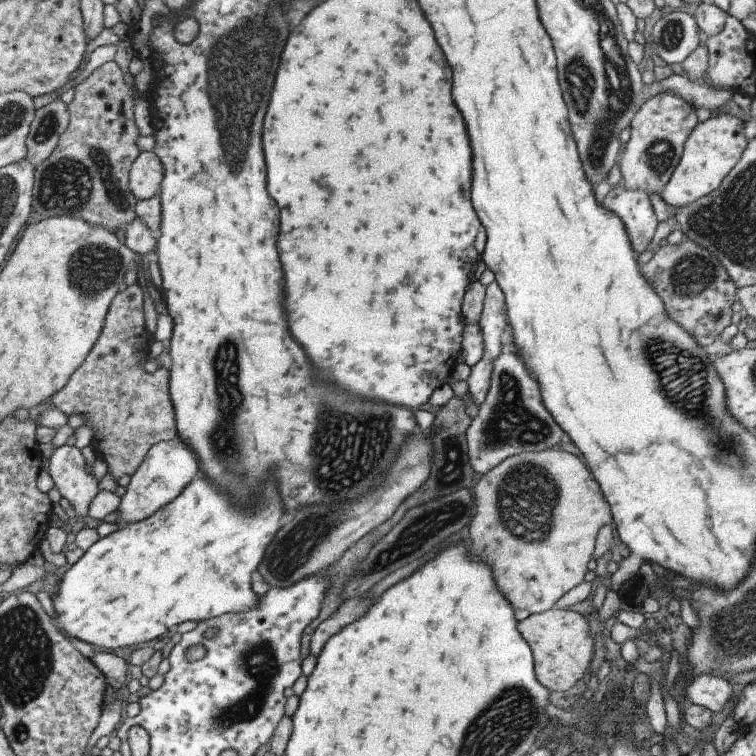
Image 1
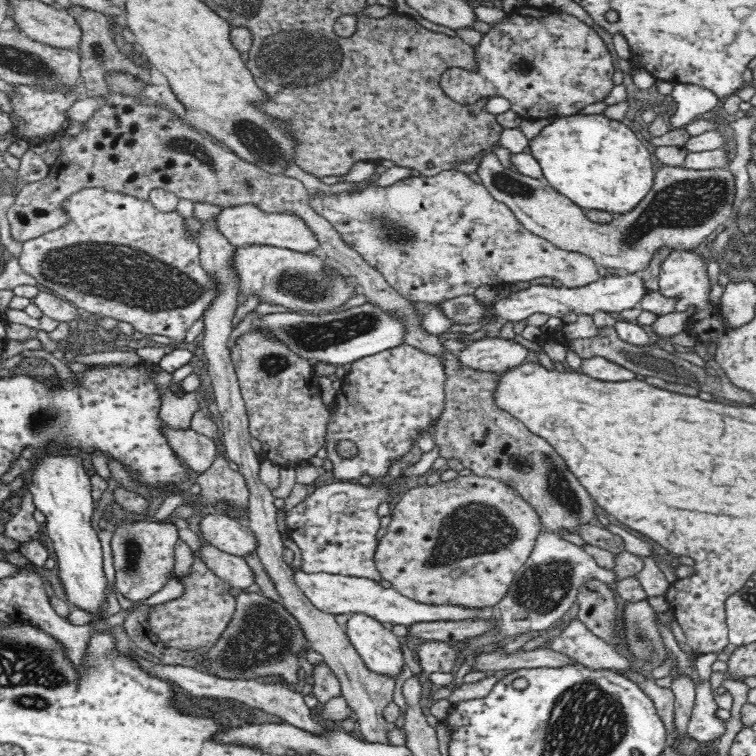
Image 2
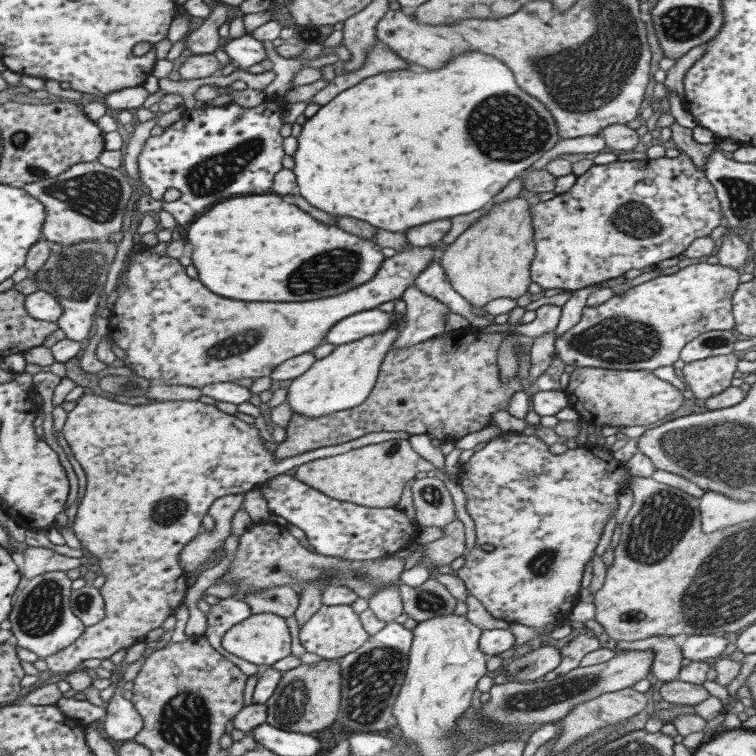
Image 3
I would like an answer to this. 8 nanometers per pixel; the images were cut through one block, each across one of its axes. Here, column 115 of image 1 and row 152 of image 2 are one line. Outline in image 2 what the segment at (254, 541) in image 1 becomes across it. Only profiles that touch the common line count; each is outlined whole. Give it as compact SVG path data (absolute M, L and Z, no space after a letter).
M578 114L571 115L570 117L558 117L554 118L554 121L547 126L544 126L536 136L531 138L528 143L528 148L530 149L531 155L539 162L541 171L543 172L543 180L555 188L558 192L562 193L564 196L568 197L574 204L586 209L586 210L606 210L612 212L616 215L626 211L629 211L632 207L635 207L645 196L646 193L652 188L654 170L652 170L652 160L650 157L650 152L646 149L646 145L642 143L639 139L639 135L632 131L628 125L624 124L620 120L613 120L608 116L602 114Z

